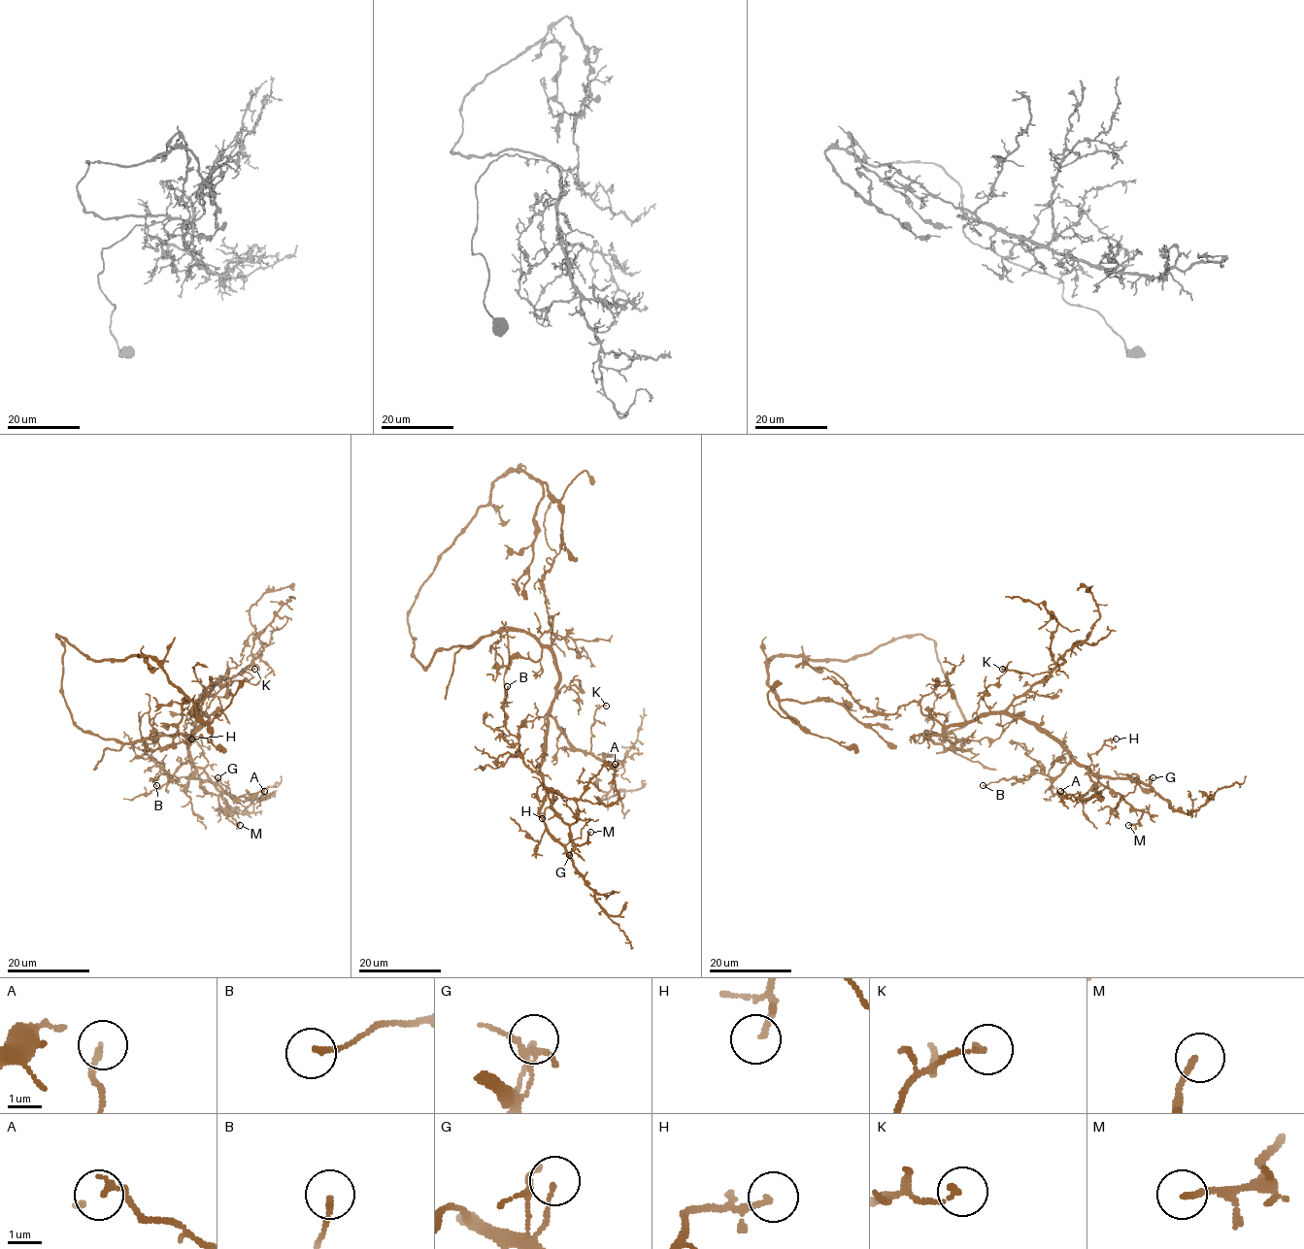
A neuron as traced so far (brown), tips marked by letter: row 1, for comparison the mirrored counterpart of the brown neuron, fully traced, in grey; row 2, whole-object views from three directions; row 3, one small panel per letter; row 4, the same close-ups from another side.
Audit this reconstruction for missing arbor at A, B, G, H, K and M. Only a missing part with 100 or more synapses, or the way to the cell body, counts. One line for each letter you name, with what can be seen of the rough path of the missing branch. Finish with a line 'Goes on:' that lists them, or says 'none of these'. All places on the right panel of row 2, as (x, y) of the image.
Goes on: none of these

